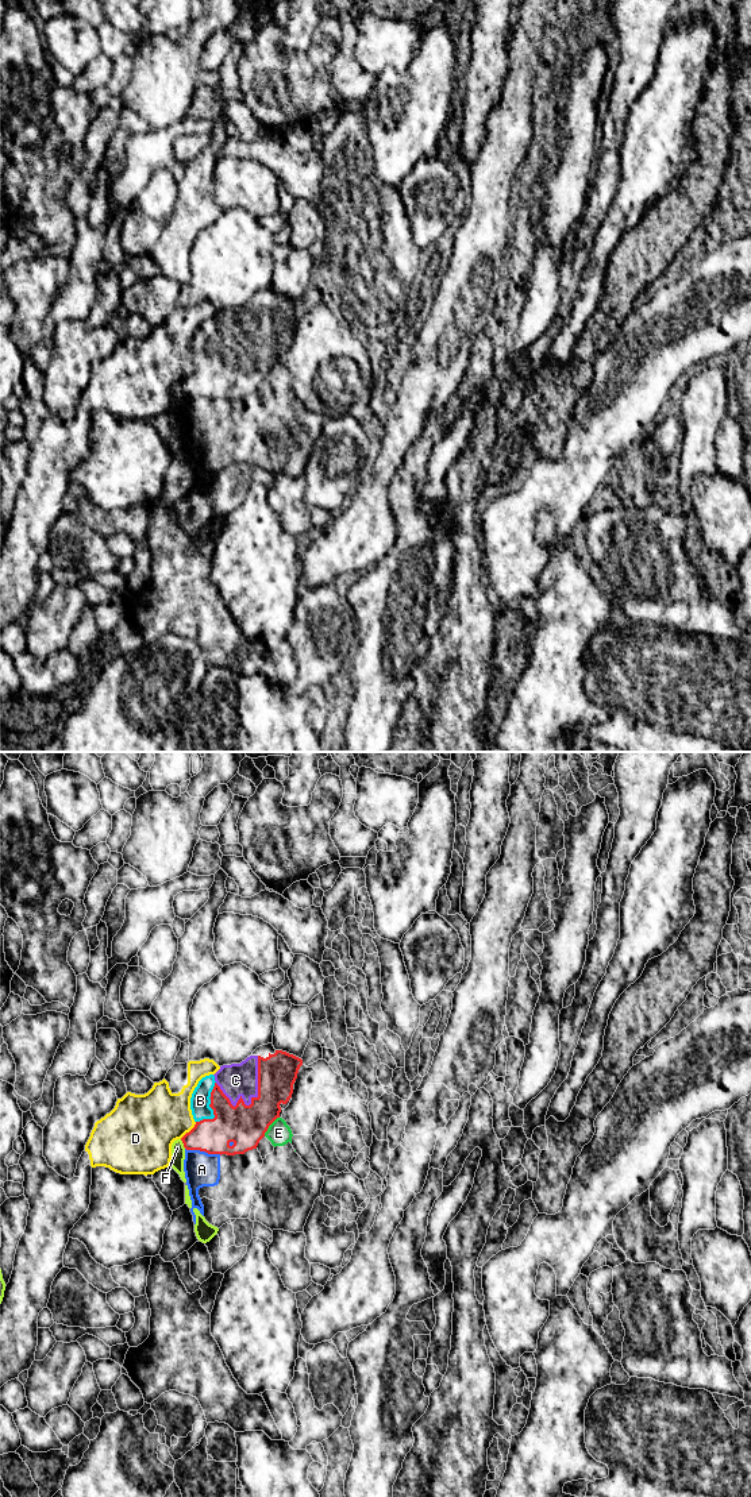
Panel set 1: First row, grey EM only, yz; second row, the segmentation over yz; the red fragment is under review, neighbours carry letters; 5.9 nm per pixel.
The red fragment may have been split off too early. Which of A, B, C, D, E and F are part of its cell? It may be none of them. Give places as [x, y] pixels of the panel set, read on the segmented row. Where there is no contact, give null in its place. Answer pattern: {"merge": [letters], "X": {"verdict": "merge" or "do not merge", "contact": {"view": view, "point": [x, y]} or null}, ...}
{"merge": ["B", "C", "F"], "A": {"verdict": "do not merge", "contact": {"view": "yz", "point": [203, 1150]}}, "B": {"verdict": "merge", "contact": {"view": "yz", "point": [211, 1107]}}, "C": {"verdict": "merge", "contact": {"view": "yz", "point": [258, 1091]}}, "D": {"verdict": "do not merge", "contact": {"view": "yz", "point": [189, 1131]}}, "E": {"verdict": "do not merge", "contact": {"view": "yz", "point": [269, 1125]}}, "F": {"verdict": "merge", "contact": {"view": "yz", "point": [183, 1142]}}}

